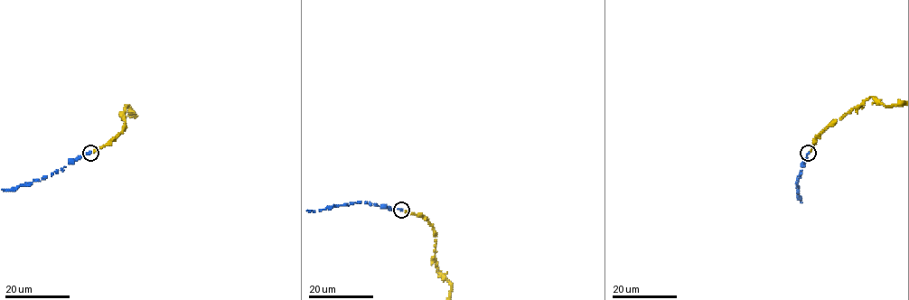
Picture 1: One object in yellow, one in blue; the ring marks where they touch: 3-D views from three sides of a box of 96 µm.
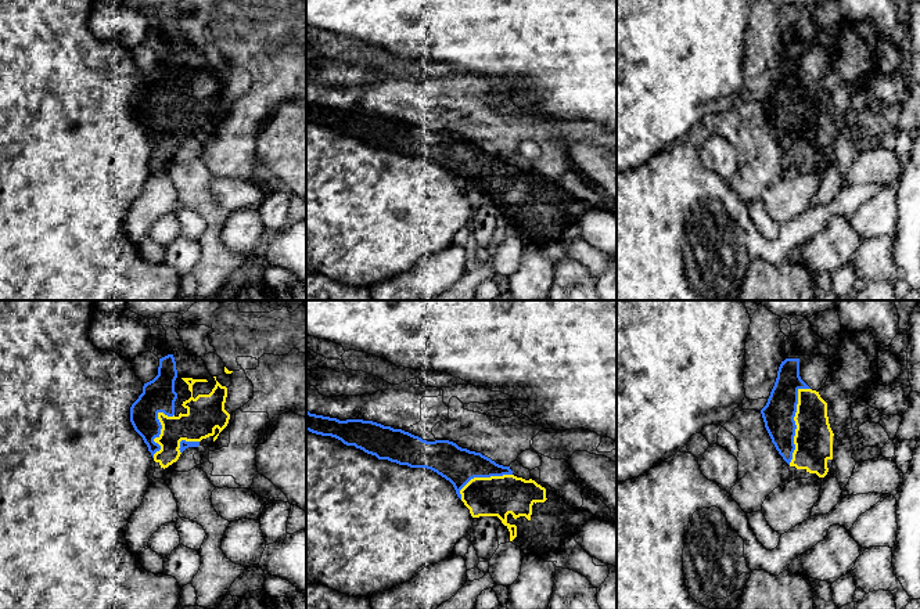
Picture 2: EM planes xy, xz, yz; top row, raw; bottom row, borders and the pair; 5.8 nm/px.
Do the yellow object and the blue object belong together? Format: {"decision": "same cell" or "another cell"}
{"decision": "same cell"}

